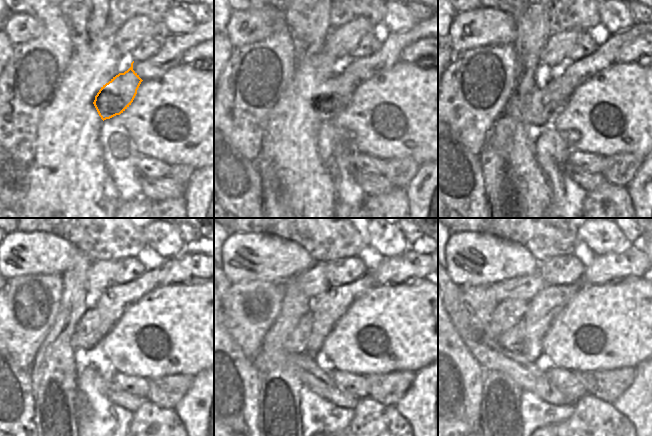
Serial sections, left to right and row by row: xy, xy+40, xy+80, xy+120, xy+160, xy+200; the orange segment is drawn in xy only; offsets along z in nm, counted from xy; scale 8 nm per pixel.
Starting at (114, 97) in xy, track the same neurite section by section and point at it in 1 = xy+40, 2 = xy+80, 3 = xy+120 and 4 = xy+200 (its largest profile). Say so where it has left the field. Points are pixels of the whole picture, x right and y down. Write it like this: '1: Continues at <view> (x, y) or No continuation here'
1: Continues at xy+40 (335, 94)
2: Continues at xy+80 (541, 109)
3: Continues at xy+120 (76, 341)
4: Continues at xy+200 (512, 339).

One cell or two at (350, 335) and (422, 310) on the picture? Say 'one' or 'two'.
one

